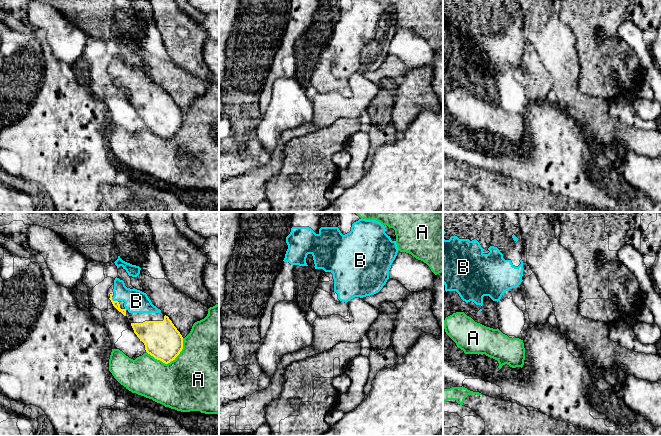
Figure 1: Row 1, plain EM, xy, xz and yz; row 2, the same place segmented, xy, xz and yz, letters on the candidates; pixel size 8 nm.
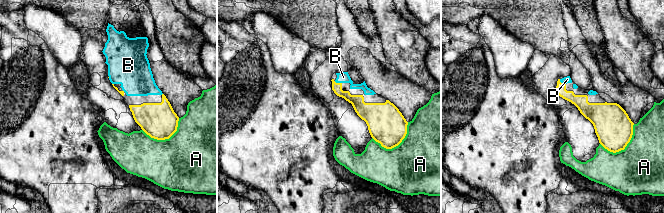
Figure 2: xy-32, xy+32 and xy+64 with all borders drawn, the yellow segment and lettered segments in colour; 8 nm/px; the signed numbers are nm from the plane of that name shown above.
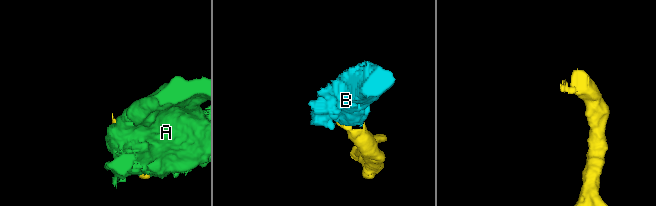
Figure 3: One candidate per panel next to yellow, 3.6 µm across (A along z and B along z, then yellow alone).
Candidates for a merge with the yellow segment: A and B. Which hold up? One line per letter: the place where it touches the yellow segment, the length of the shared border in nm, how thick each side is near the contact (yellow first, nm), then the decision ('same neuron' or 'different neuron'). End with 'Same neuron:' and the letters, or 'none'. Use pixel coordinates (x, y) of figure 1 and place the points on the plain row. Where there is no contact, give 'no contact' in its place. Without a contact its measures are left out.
A: contact xy (170, 137); length 320 nm; calibres 300 and 480 nm; different neuron
B: contact xy (114, 77); length 70 nm; calibres 50 and 190 nm; same neuron
Same neuron: B

